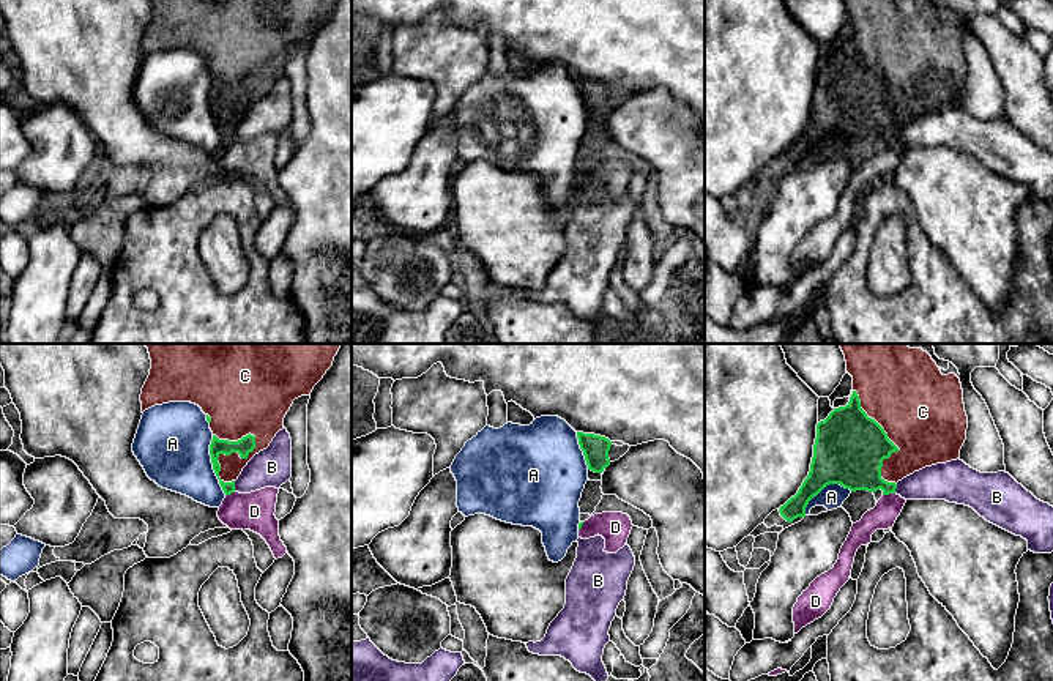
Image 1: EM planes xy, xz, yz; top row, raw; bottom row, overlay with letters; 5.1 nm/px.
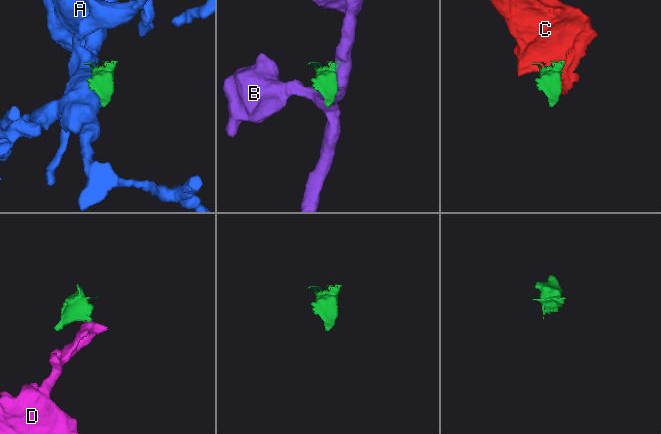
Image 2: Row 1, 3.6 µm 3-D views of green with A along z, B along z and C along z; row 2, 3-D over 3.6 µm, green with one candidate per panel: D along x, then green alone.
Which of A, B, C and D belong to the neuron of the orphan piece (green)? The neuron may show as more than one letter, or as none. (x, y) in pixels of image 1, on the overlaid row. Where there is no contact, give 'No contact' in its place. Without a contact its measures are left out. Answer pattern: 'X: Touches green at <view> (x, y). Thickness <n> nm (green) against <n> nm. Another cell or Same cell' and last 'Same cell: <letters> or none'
A: Touches green at xy (213, 465). Thickness 90 nm (green) against 380 nm. Another cell
B: Touches green at xy (234, 486). Thickness 90 nm (green) against 200 nm. Another cell
C: Touches green at xy (230, 453). Thickness 90 nm (green) against 300 nm. Same cell
D: Touches green at yz (888, 494). Thickness 300 nm (green) against 140 nm. Another cell
Same cell: C

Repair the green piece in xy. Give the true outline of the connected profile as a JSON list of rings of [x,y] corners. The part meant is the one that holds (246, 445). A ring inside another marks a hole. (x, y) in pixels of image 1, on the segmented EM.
[[[145,344],[151,359],[150,375],[142,388],[142,413],[154,405],[191,402],[202,408],[213,440],[213,470],[225,495],[235,492],[235,481],[247,462],[266,449],[284,429],[284,418],[295,399],[311,396],[314,386],[333,366],[342,344]]]

